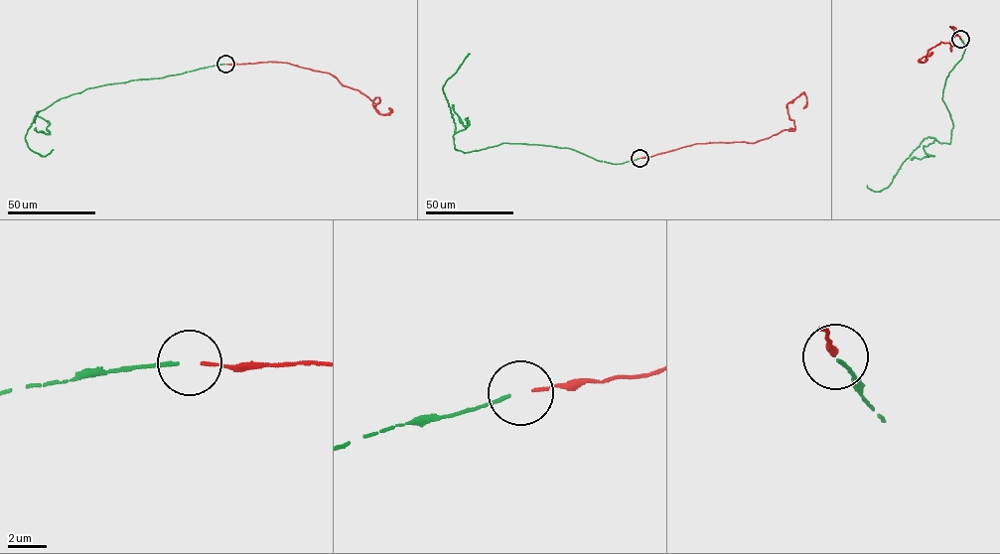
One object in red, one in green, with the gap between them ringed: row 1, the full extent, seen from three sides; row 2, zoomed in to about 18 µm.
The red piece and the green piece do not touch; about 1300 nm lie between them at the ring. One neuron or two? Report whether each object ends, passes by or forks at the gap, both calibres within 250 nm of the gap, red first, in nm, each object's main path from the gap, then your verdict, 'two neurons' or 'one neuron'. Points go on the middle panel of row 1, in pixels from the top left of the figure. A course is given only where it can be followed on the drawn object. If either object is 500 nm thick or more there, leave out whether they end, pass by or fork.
red ends there; green ends there; 160 nm thick on the red side, 190 nm on the other; red runs (641, 158), (695, 144), (755, 142), (784, 130), (793, 130), (786, 105), (802, 93), (806, 99), (803, 108); green runs (639, 158), (612, 164), (568, 148), (504, 143), (465, 153), (456, 149), (456, 127), (443, 87), (470, 54); one neuron

